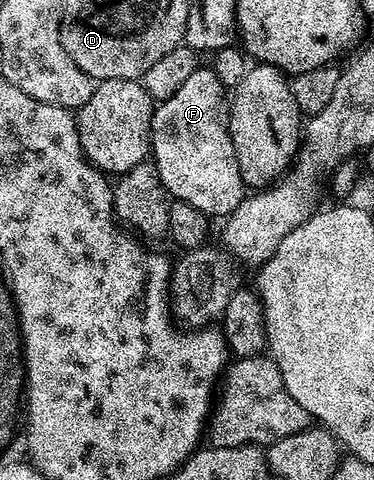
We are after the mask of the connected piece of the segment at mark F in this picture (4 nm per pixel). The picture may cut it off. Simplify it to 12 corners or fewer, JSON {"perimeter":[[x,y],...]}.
{"perimeter":[[198,65],[153,112],[151,161],[176,202],[244,201],[227,88]]}

